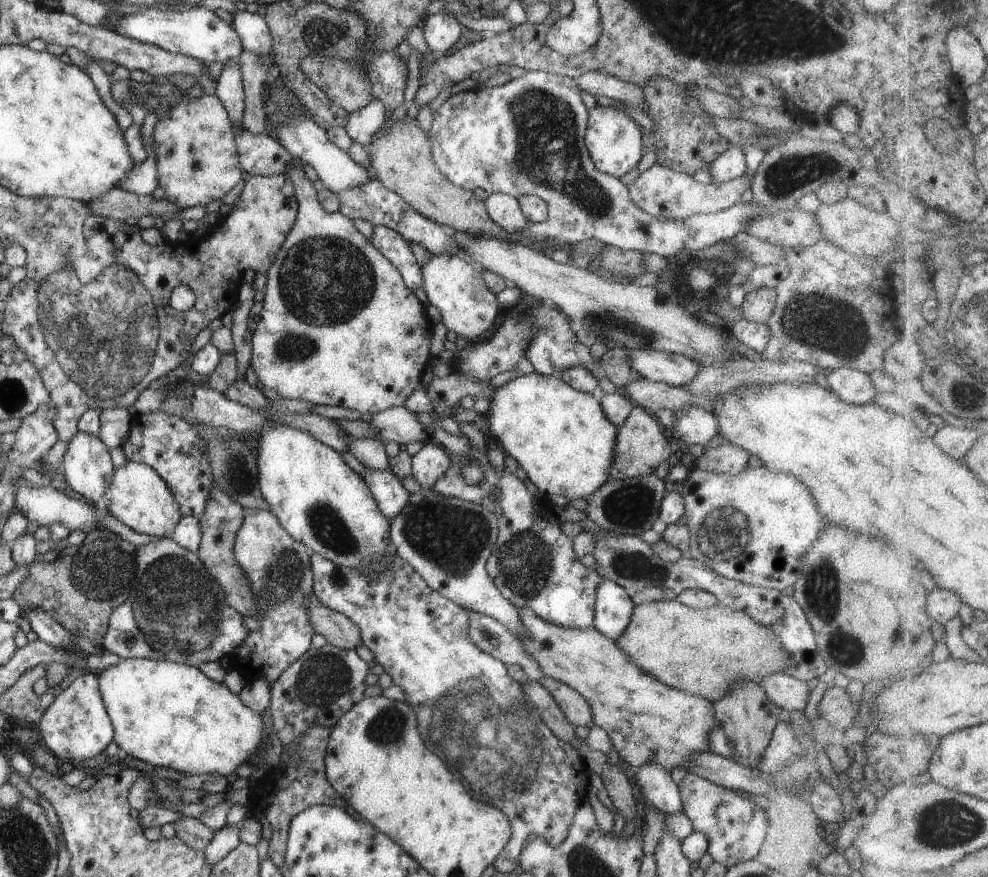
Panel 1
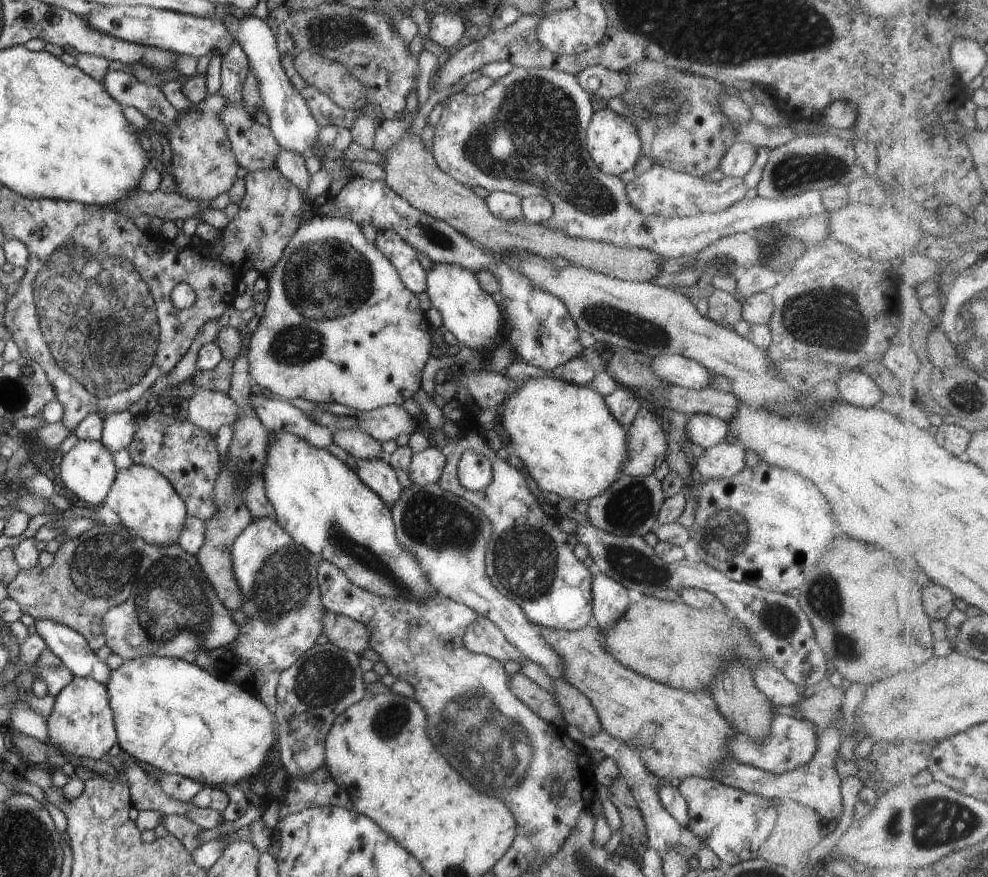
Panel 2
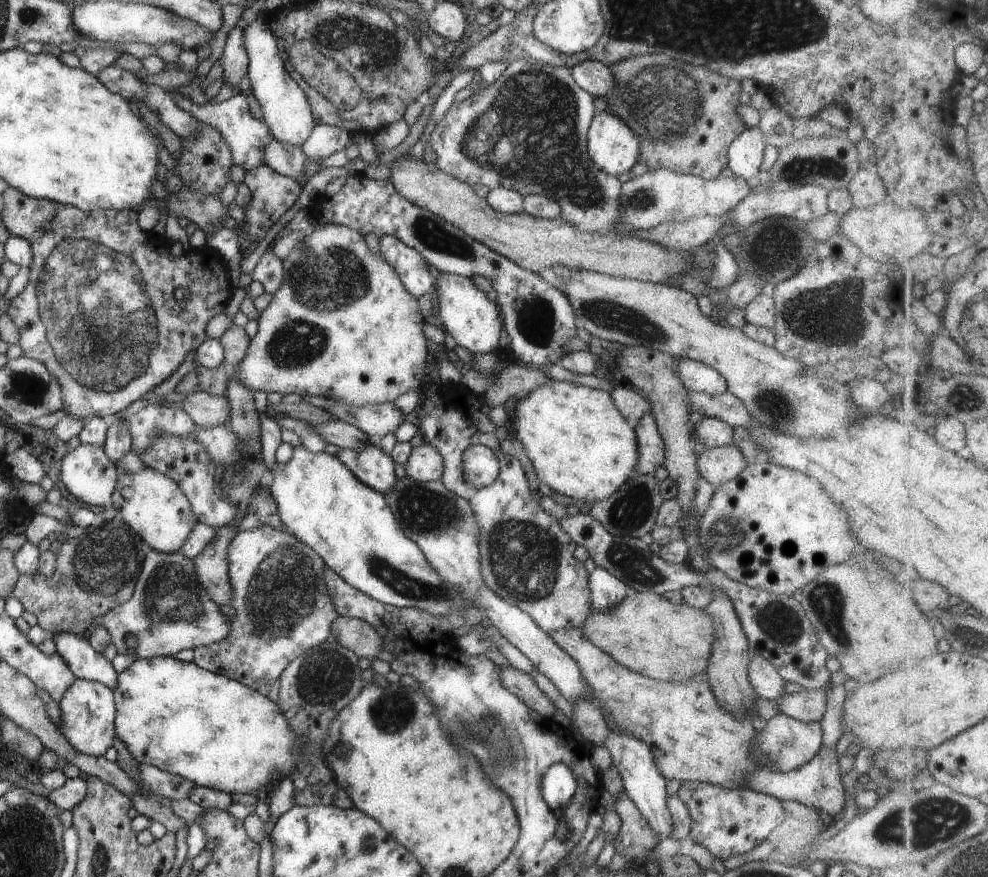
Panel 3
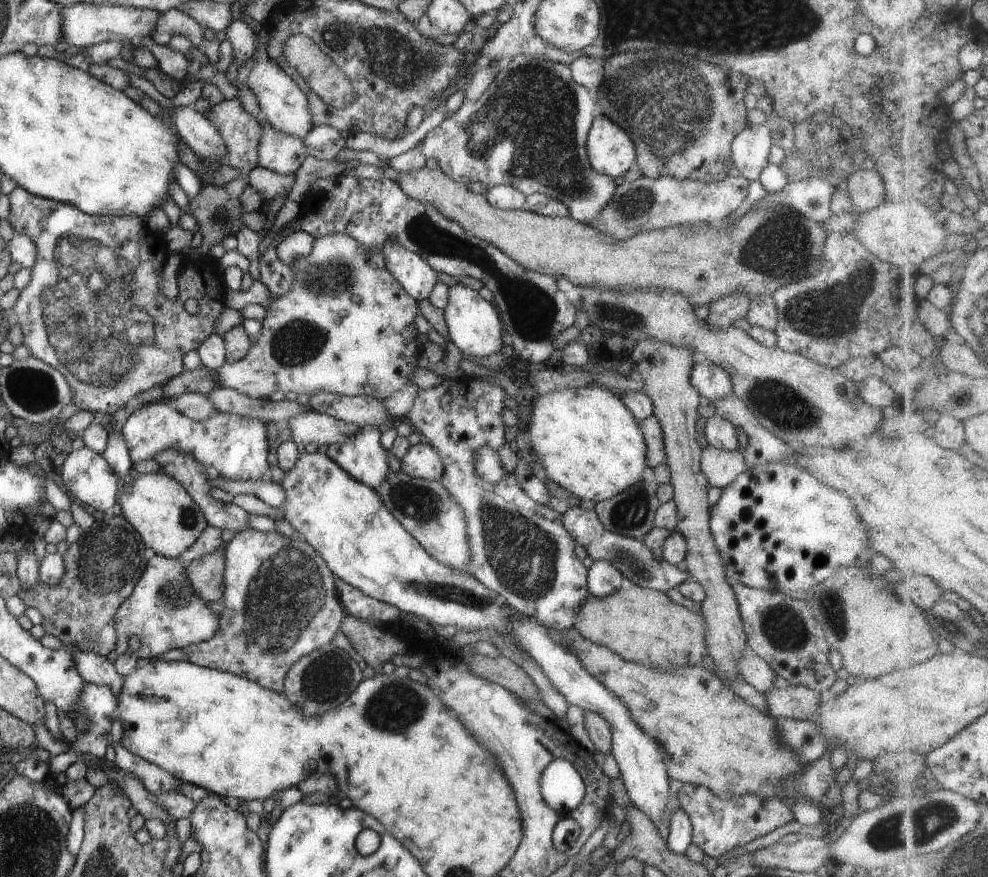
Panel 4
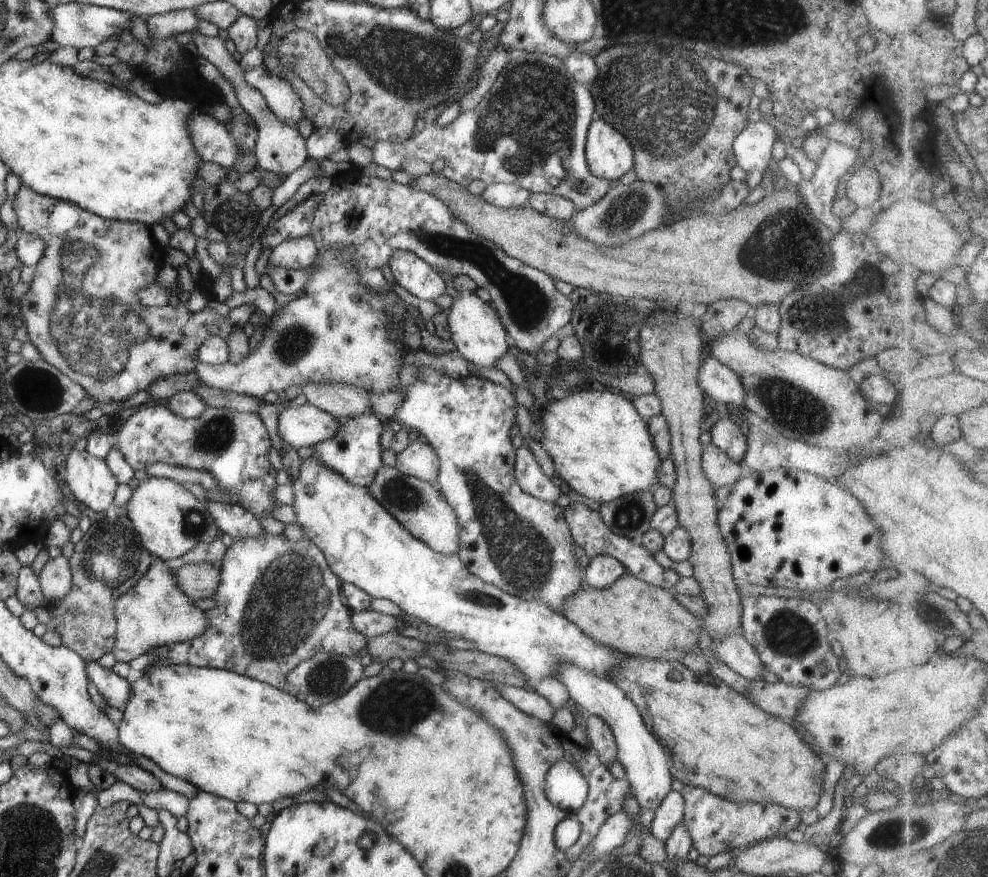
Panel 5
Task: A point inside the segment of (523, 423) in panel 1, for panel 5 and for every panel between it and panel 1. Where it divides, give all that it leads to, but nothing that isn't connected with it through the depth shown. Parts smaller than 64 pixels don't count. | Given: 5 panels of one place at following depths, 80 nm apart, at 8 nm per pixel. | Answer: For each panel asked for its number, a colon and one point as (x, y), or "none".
2: (571, 446)
3: (580, 445)
4: (587, 441)
5: (598, 444)

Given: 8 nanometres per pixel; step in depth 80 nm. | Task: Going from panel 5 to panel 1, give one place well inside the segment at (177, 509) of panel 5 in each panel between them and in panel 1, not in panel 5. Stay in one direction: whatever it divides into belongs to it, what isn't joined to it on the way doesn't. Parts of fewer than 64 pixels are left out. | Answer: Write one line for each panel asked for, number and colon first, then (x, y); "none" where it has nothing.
1: (137, 497)
2: (141, 500)
3: (151, 505)
4: (157, 507)

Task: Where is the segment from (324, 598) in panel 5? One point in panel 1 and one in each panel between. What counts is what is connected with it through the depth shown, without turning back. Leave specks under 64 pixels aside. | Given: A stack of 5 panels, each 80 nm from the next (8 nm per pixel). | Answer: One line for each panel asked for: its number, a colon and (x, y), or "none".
1: (277, 568)
2: (276, 576)
3: (282, 609)
4: (279, 601)

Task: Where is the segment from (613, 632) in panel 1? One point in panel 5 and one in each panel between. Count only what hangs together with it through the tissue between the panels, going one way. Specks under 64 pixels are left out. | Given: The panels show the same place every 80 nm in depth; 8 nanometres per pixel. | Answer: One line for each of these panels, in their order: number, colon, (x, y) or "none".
2: (609, 600)
3: (605, 591)
4: (602, 578)
5: (601, 571)

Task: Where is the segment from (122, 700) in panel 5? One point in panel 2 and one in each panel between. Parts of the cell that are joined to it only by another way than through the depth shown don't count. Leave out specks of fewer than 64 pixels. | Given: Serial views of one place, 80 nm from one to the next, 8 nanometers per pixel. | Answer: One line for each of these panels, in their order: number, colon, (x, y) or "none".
2: (68, 646)
3: (85, 663)
4: (94, 669)

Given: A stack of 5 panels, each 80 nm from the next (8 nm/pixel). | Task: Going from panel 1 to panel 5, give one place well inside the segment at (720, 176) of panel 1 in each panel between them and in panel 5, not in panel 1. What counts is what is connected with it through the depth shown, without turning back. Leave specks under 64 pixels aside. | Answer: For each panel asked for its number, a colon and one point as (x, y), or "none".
2: (738, 160)
3: (745, 153)
4: (750, 149)
5: (752, 147)

